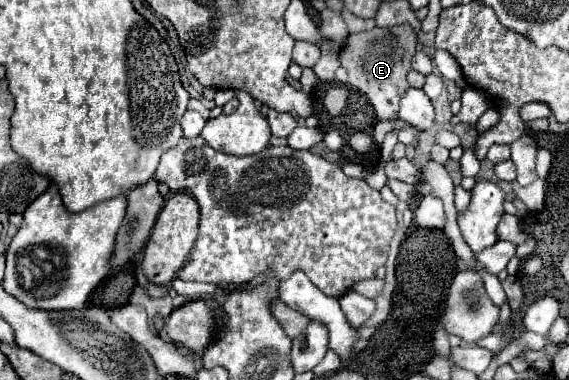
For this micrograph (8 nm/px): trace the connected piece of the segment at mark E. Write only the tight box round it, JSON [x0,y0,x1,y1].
[341,24,417,120]

